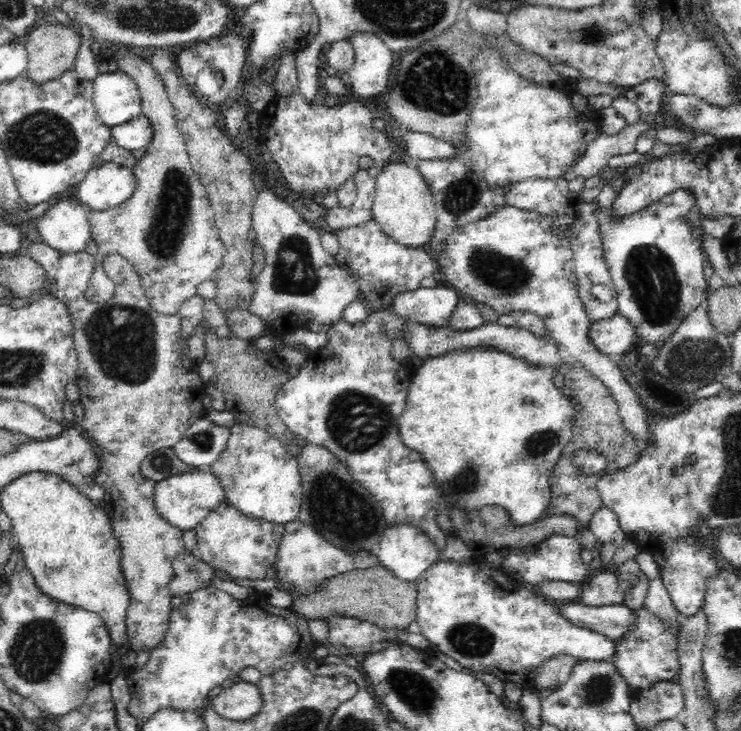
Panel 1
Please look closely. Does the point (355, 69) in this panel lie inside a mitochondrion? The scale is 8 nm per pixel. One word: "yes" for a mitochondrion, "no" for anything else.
no

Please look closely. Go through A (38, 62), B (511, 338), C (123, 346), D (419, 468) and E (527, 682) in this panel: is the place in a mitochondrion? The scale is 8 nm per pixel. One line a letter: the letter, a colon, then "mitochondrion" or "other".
A: other
B: other
C: mitochondrion
D: other
E: other

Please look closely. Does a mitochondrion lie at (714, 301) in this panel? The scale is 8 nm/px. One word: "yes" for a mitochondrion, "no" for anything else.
no

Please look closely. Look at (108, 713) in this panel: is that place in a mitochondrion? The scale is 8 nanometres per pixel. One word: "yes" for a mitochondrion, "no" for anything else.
no

